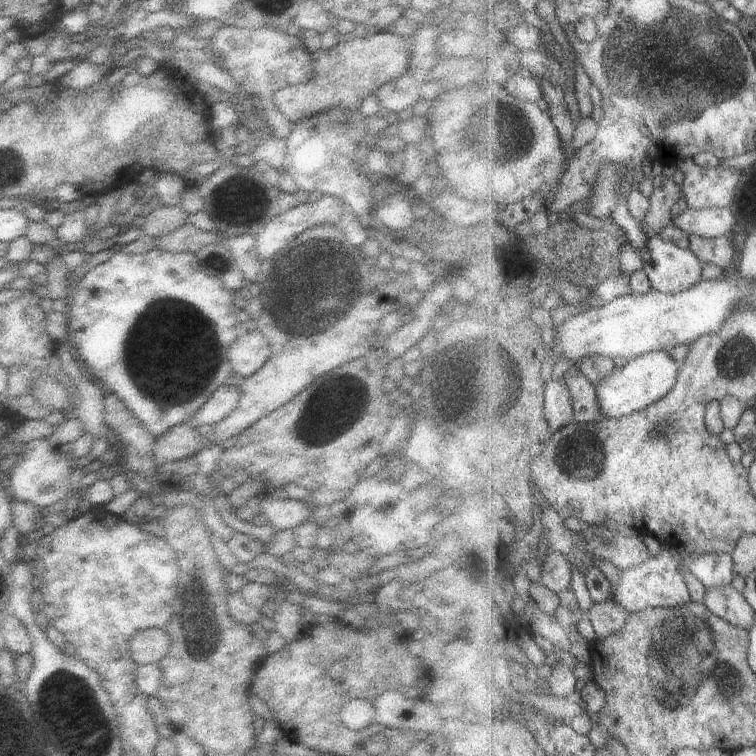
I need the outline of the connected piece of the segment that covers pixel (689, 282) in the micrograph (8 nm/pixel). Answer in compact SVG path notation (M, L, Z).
M660 234L648 239L641 254L653 288L661 292L680 293L702 281L702 260L690 248L681 248Z

